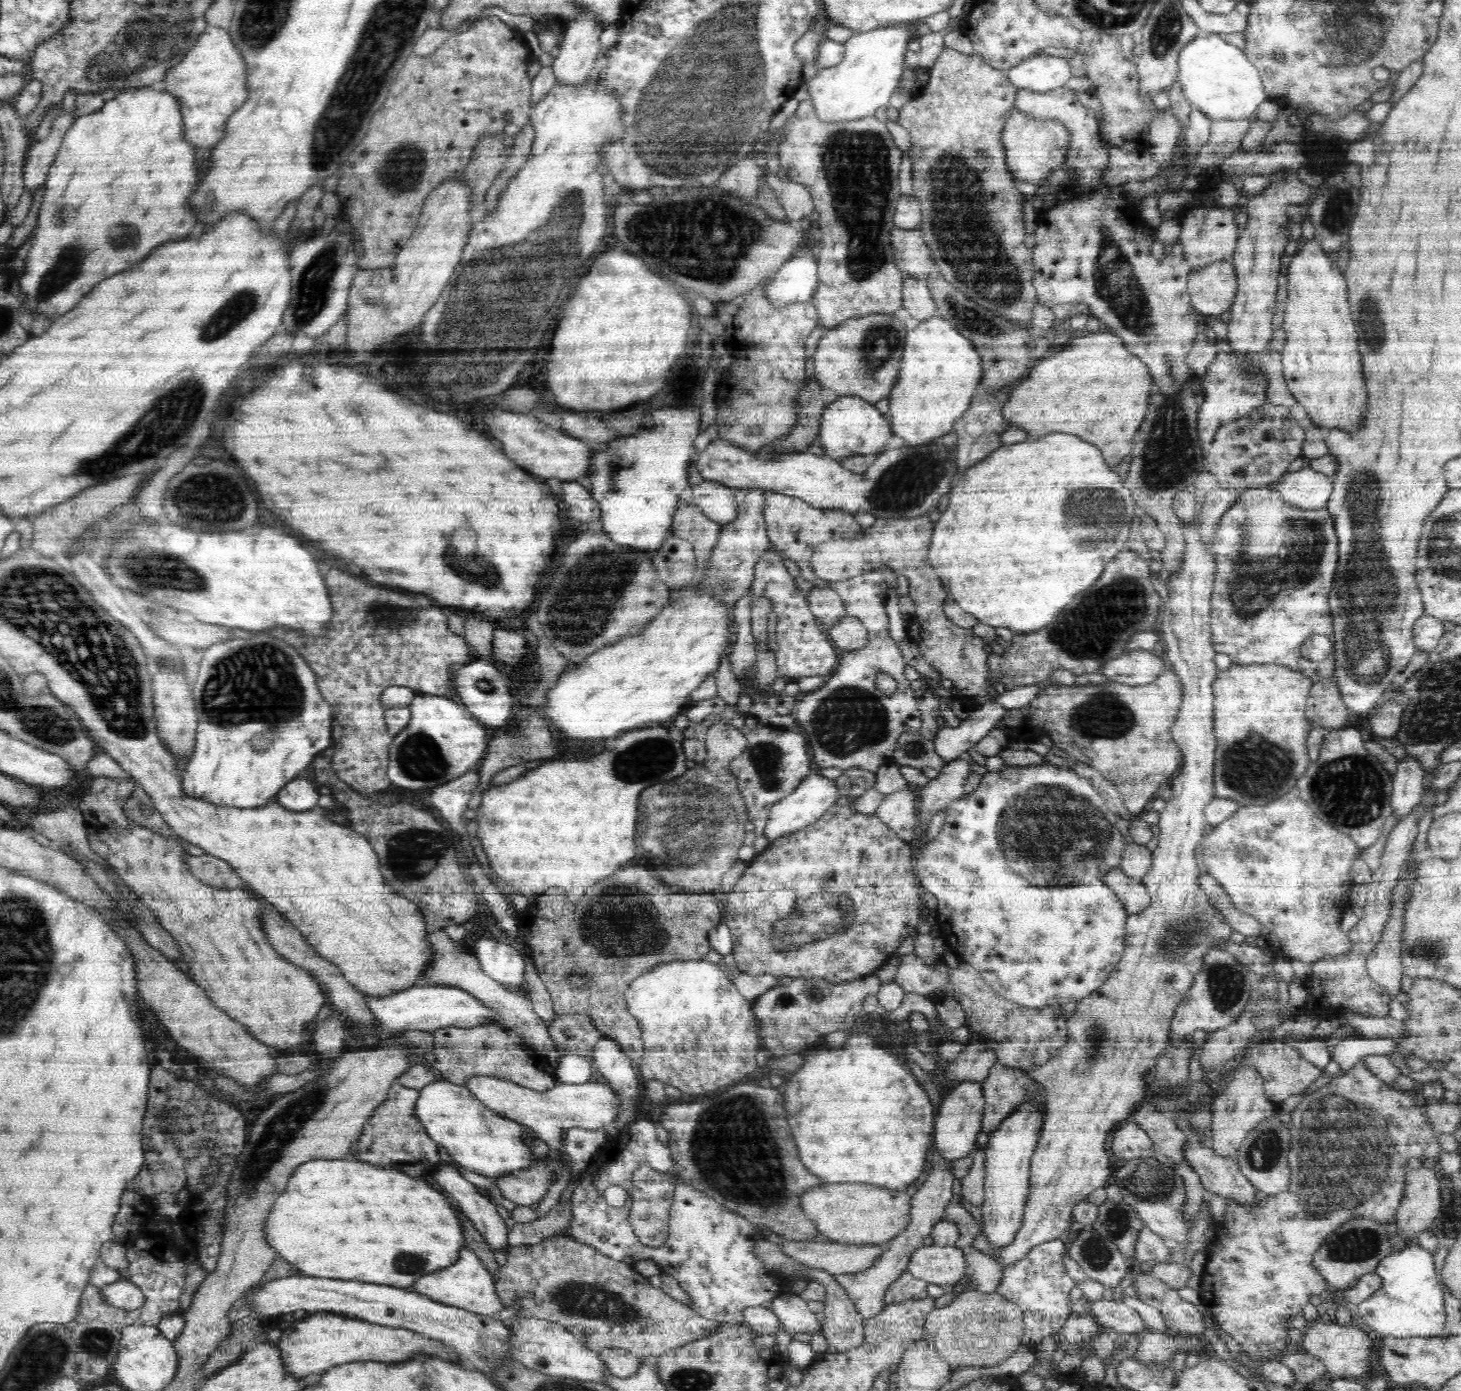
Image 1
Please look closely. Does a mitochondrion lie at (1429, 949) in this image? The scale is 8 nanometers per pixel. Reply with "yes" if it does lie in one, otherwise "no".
yes

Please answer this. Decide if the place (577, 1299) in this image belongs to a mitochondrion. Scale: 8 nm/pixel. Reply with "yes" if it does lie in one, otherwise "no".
yes

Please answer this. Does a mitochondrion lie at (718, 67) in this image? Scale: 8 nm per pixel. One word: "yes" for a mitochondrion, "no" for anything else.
yes

